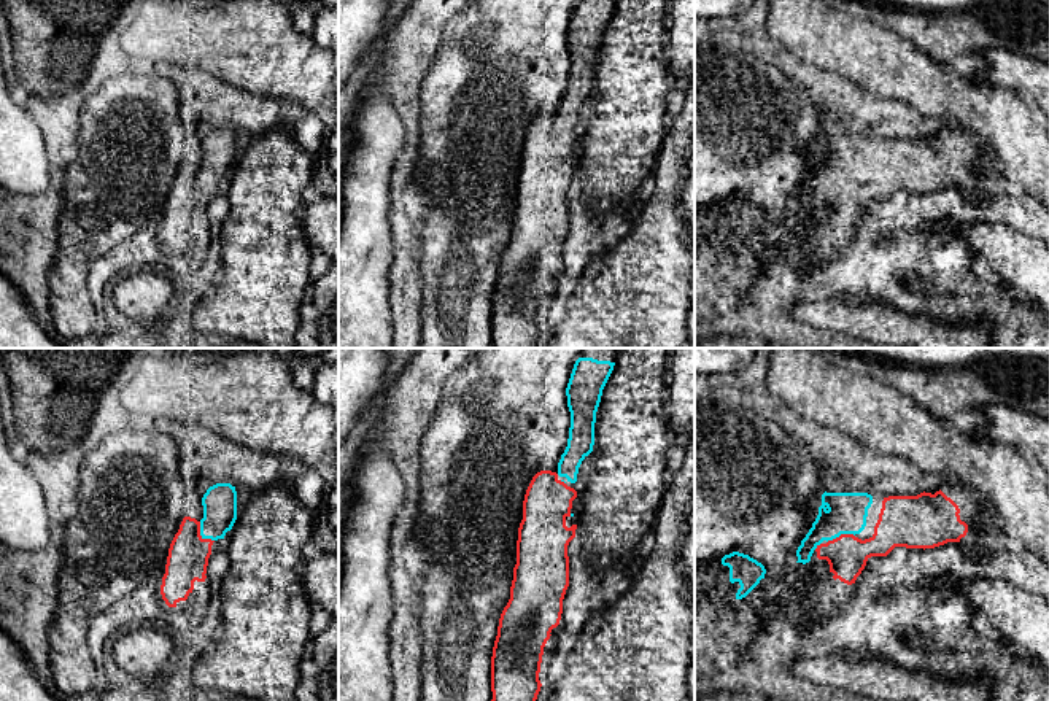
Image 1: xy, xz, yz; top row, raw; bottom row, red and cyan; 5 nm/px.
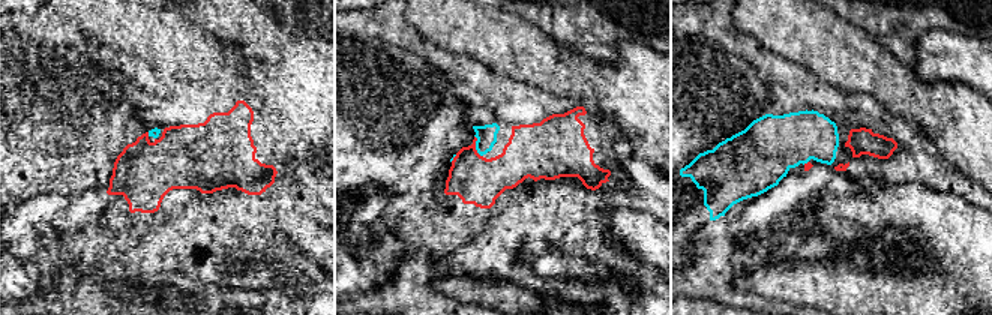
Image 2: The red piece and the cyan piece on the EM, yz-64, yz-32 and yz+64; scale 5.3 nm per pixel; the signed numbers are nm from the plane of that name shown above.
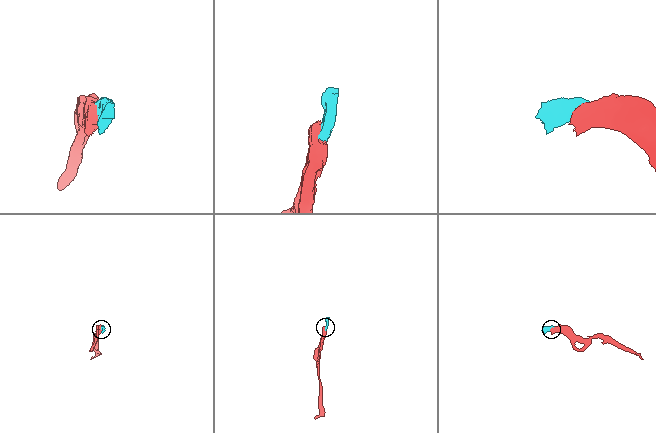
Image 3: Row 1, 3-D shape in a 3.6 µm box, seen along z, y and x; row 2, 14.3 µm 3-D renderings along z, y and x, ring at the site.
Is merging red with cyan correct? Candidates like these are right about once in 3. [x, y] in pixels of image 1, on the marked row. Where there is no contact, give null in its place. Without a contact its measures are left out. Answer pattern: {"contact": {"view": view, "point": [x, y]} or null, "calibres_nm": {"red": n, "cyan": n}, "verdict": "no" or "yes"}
{"contact": {"view": "xy", "point": [199, 534]}, "calibres_nm": {"red": 200, "cyan": 180}, "verdict": "yes"}

